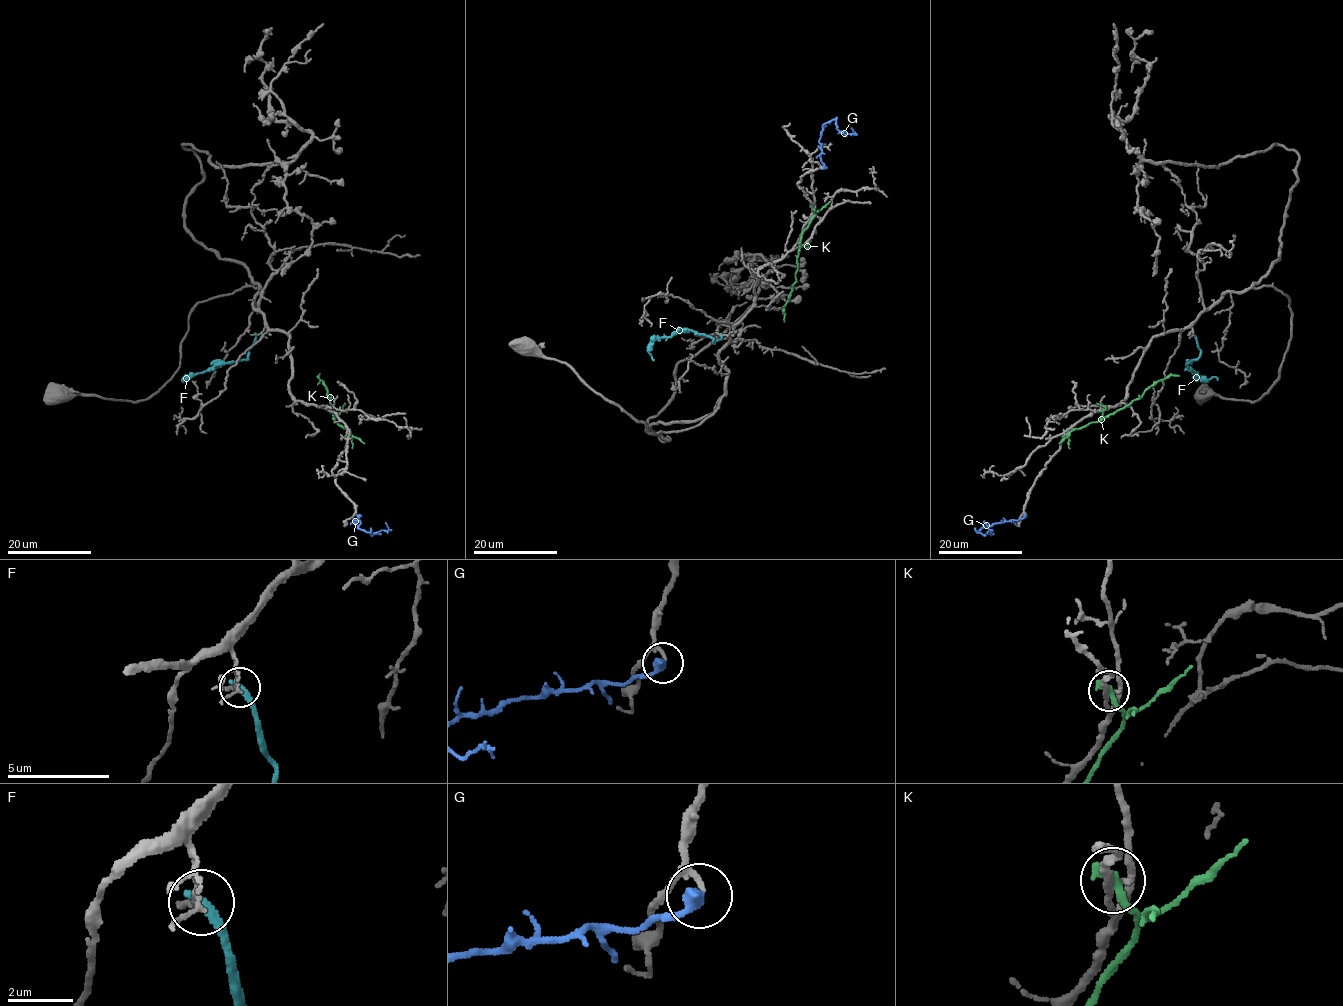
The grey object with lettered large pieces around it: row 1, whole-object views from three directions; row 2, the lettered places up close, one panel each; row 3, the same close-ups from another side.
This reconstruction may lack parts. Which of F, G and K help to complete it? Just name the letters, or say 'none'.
G

